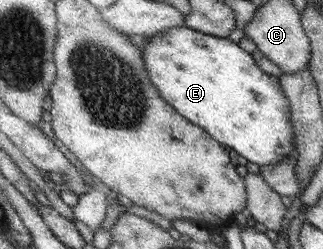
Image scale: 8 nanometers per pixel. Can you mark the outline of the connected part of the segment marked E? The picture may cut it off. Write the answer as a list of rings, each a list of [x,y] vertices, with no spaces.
[[[184,25],[152,36],[143,46],[145,48],[141,48],[144,50],[144,66],[163,98],[184,118],[203,127],[221,145],[234,149],[248,162],[254,162],[260,168],[286,160],[292,153],[292,147],[297,147],[296,130],[292,124],[292,106],[282,90],[279,78],[264,74],[256,66],[250,53],[244,52],[238,44],[227,38],[217,38],[191,30]]]

